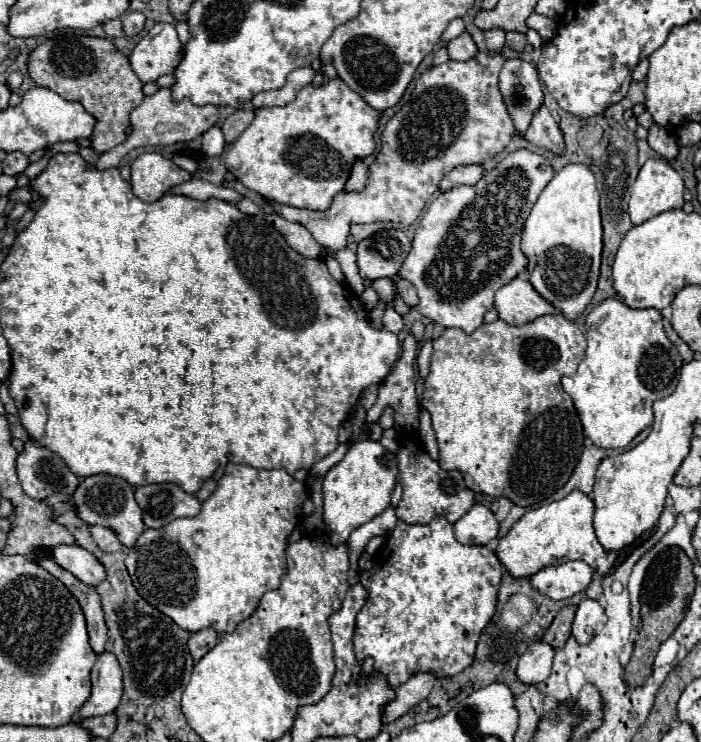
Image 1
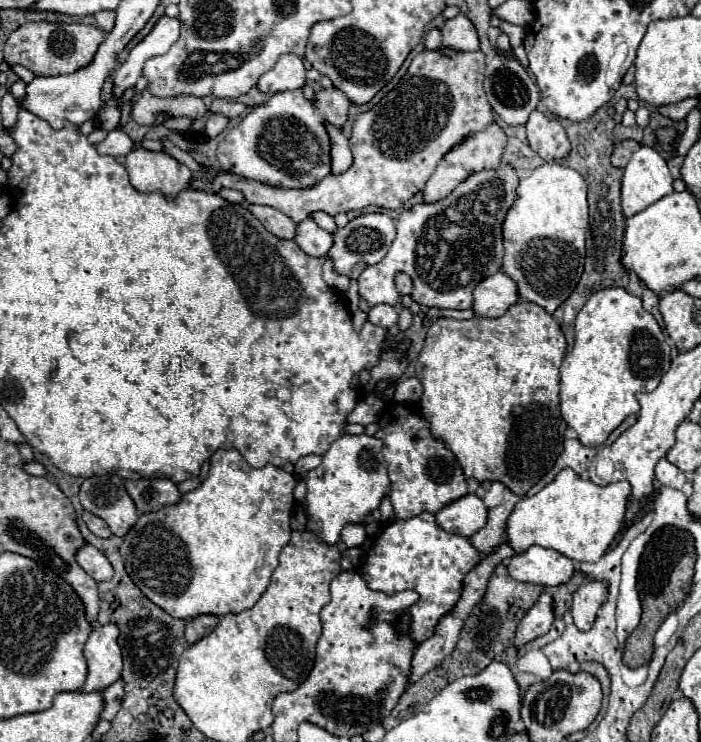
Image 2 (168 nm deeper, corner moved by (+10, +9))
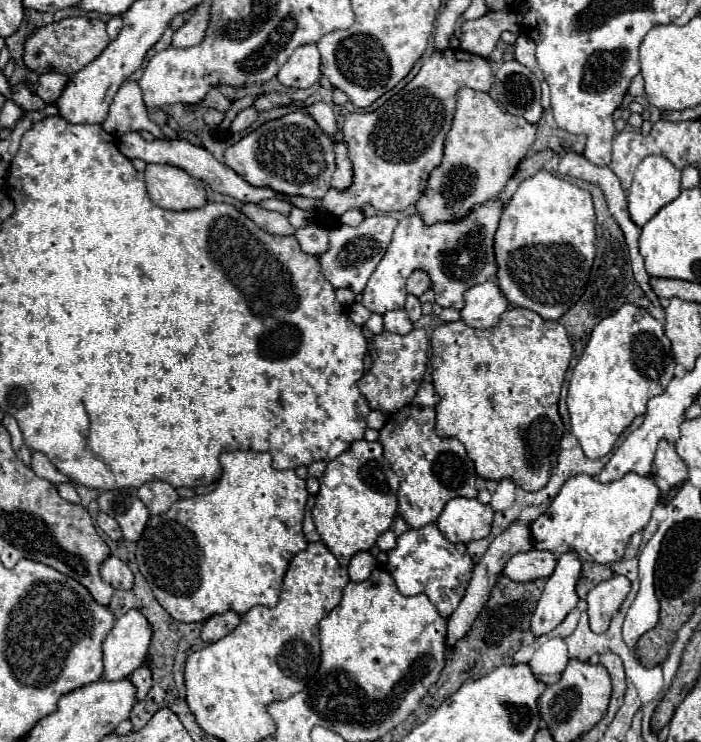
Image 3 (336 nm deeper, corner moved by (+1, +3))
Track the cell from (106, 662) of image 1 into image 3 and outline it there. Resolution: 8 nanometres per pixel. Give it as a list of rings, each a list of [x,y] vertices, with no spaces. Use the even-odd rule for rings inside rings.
[[[139,610],[123,614],[103,640],[103,678],[107,682],[129,678],[143,664],[149,642],[151,628],[147,618]]]

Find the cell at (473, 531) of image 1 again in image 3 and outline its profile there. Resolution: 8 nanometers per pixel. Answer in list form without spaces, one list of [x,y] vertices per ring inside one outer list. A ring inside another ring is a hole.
[[[453,498],[435,522],[449,542],[469,544],[491,532],[493,508],[475,498]]]

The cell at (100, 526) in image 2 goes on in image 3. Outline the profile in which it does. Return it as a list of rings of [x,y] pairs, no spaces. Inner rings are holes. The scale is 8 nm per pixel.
[[[99,514],[97,516],[97,526],[111,538],[111,540],[121,540],[123,536],[121,536],[121,530],[119,530],[119,524],[111,518],[111,516],[107,516],[107,514]]]

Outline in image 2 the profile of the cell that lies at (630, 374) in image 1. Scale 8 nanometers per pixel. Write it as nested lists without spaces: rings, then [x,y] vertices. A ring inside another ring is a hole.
[[[606,288],[606,290],[600,290],[596,292],[594,296],[590,296],[590,300],[586,302],[586,306],[580,310],[578,318],[576,318],[576,340],[574,340],[574,346],[572,350],[566,354],[562,366],[560,366],[560,408],[562,408],[562,416],[566,420],[566,424],[576,430],[578,434],[578,440],[584,444],[584,446],[600,446],[608,436],[610,432],[620,426],[624,422],[624,418],[628,418],[630,414],[636,414],[638,412],[638,400],[636,400],[636,394],[638,392],[652,392],[662,376],[668,372],[670,368],[670,344],[666,340],[666,334],[662,332],[662,328],[658,326],[658,322],[654,320],[654,316],[650,312],[644,310],[642,306],[642,300],[630,292],[626,292],[624,288]]]

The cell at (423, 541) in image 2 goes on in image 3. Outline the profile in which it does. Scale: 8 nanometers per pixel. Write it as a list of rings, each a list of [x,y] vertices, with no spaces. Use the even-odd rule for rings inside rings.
[[[427,524],[423,528],[409,528],[397,538],[397,546],[387,554],[389,560],[385,564],[385,570],[393,576],[403,596],[425,594],[435,604],[441,618],[449,618],[453,614],[453,610],[465,596],[475,566],[473,558],[467,554],[465,544],[453,544],[445,540],[437,524]]]

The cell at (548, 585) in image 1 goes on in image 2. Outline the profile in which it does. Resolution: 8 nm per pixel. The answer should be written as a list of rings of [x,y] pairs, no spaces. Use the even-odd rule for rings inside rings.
[[[530,546],[524,554],[514,554],[510,558],[508,574],[520,582],[558,586],[570,580],[574,574],[574,562],[556,550]]]

